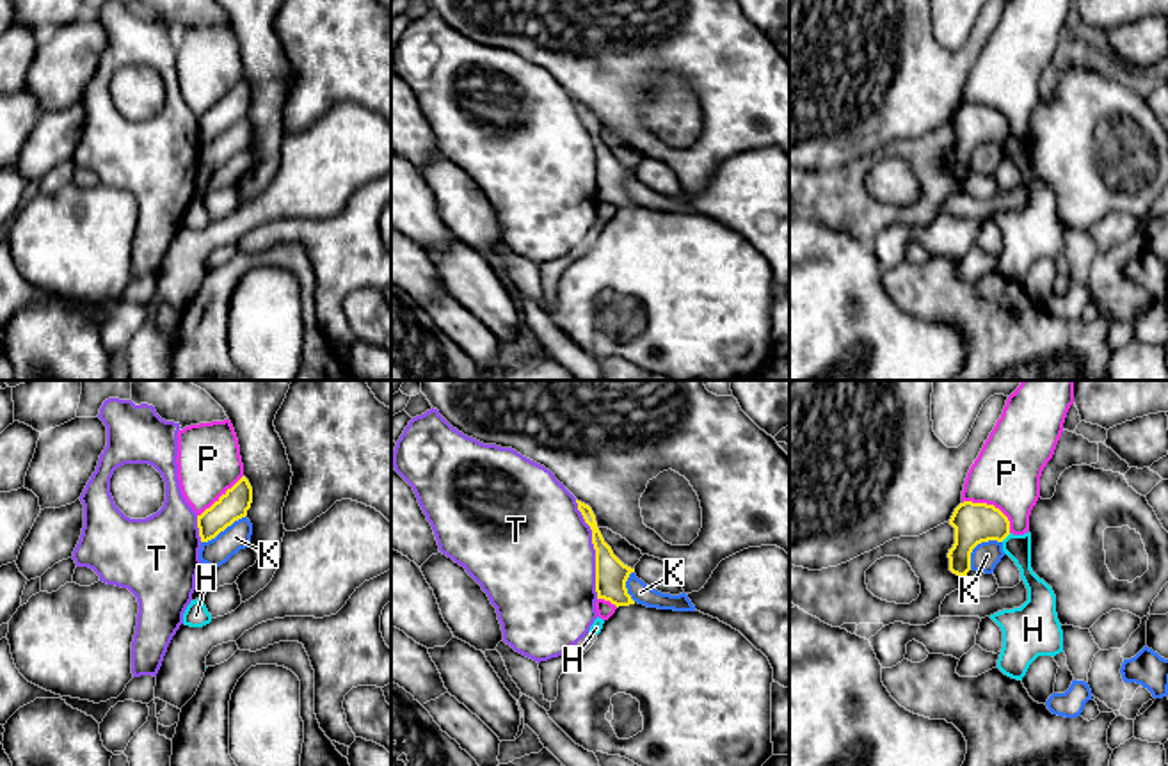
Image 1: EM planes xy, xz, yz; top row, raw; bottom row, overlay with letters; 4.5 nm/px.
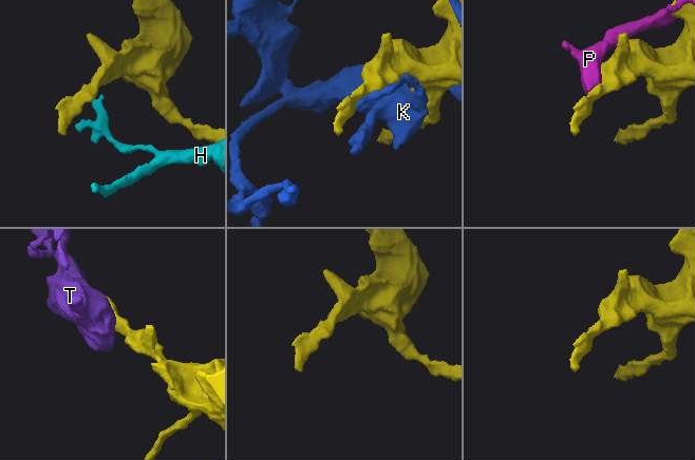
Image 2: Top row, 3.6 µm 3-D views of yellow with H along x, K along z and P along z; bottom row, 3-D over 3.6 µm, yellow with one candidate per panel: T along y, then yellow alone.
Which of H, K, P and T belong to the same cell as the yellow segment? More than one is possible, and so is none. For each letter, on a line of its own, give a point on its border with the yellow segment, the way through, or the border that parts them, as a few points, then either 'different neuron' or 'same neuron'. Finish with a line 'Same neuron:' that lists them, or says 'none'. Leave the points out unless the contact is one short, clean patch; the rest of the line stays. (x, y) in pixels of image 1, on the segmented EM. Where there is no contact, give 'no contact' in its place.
H: yz (1005, 537) | along yz (1010, 534), (1001, 541) | different neuron
K: yz (976, 544) | different neuron
P: yz (992, 505) | different neuron
T: xz (594, 548) | different neuron
Same neuron: none

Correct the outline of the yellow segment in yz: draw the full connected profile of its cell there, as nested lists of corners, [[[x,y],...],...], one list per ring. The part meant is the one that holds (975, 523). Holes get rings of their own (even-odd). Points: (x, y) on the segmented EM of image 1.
[[[960,503],[949,524],[955,528],[955,544],[948,553],[949,571],[956,576],[967,576],[971,571],[972,549],[988,540],[1003,542],[1010,535],[1008,517],[987,503]]]

